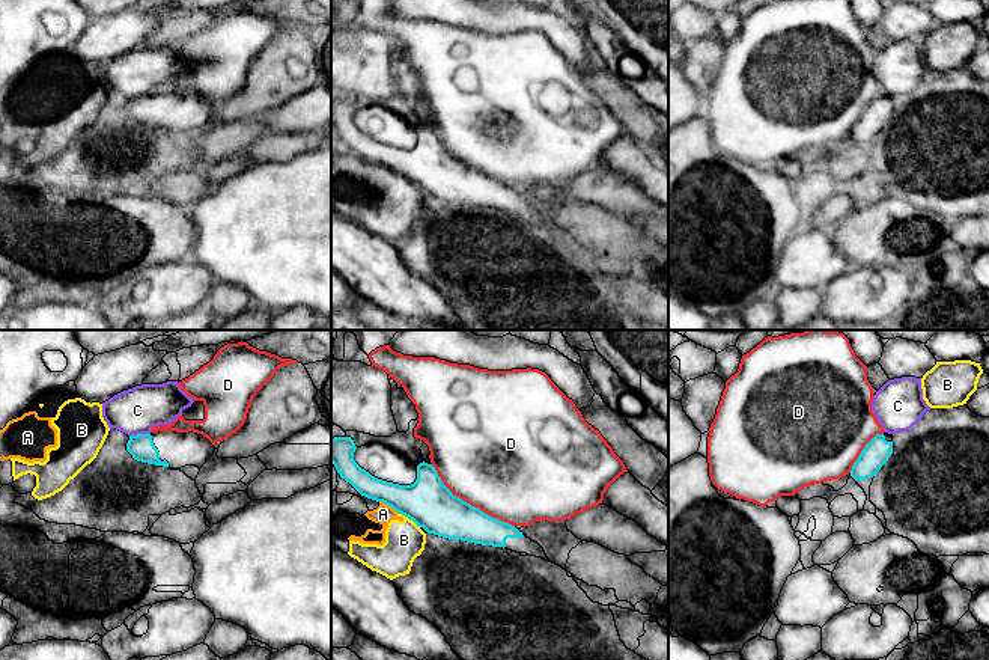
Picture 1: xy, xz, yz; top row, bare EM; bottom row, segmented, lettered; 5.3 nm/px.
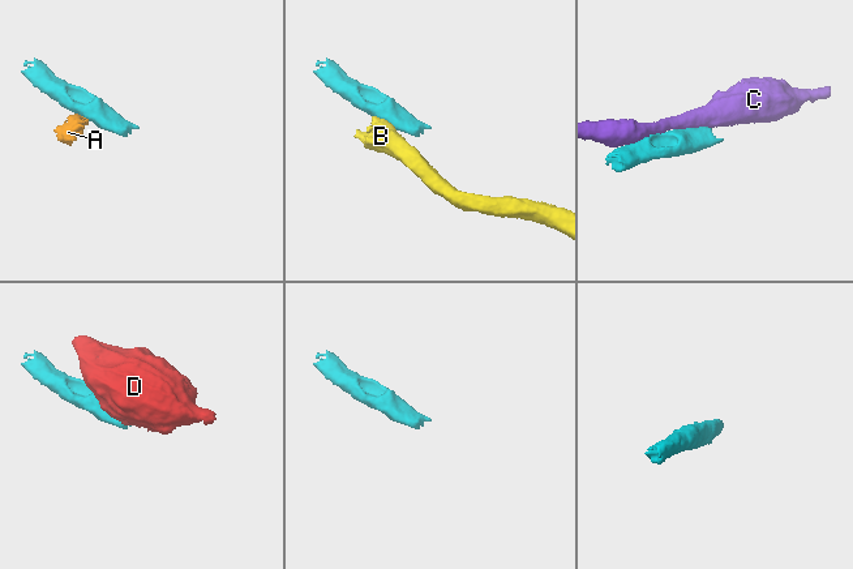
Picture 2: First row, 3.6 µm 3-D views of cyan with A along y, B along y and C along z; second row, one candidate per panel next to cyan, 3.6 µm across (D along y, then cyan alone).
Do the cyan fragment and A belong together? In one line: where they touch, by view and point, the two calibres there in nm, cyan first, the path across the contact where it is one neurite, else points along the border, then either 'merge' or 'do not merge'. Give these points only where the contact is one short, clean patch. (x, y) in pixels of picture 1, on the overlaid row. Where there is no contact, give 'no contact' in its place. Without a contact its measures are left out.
xz (390, 505) | 260/100 nm | along xz (380, 501), (399, 513) | do not merge

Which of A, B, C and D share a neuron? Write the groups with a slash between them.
A B / C / D

